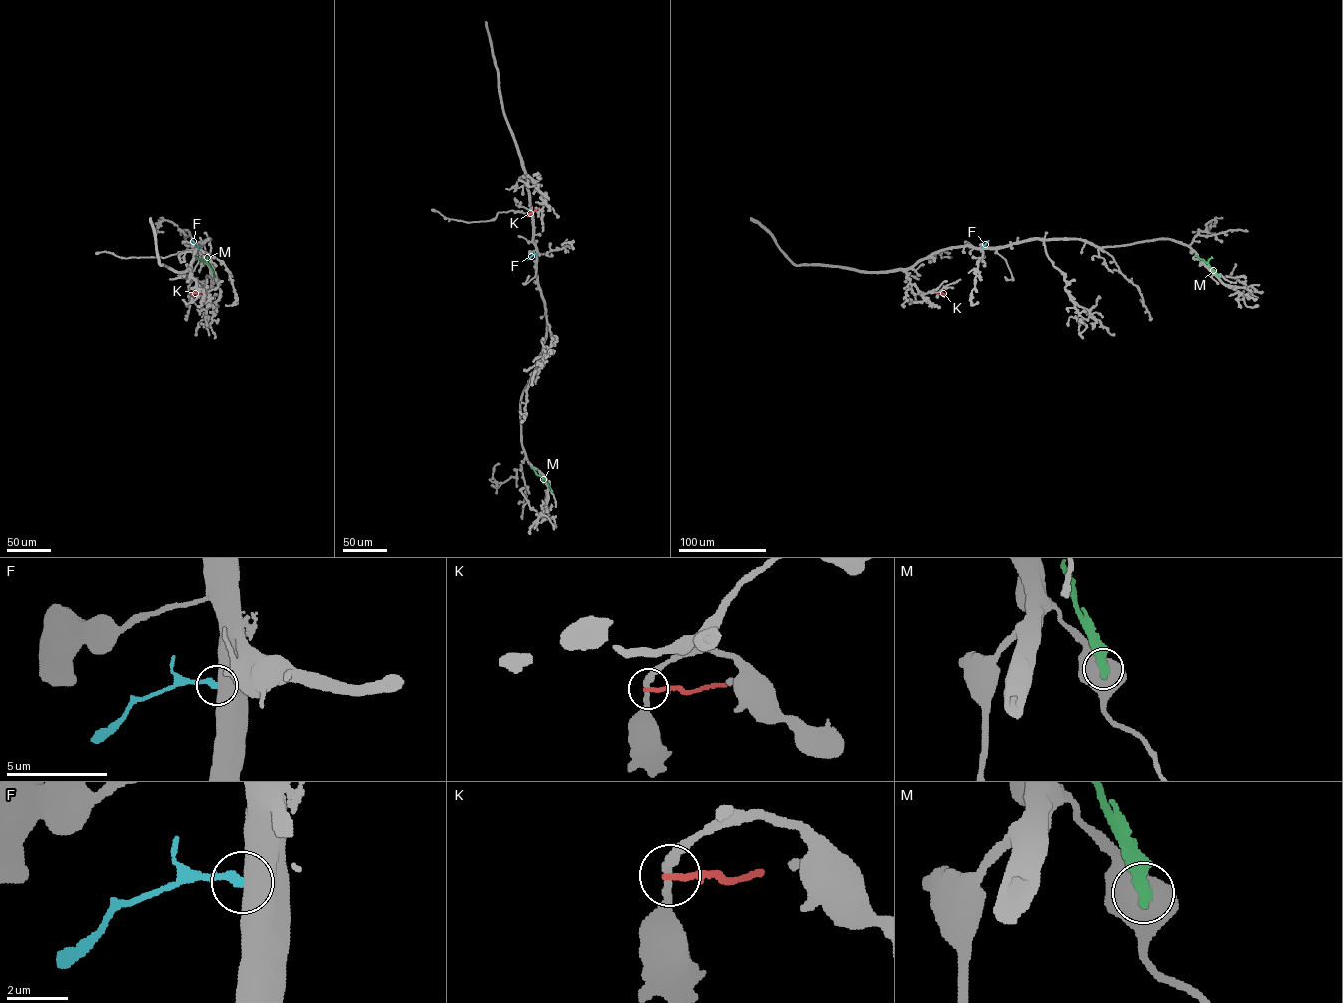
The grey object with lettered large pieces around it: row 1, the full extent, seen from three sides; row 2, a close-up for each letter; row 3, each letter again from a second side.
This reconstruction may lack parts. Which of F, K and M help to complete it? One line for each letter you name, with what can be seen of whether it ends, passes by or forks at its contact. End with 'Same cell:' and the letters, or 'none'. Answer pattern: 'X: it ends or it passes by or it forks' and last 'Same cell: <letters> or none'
Same cell: none

